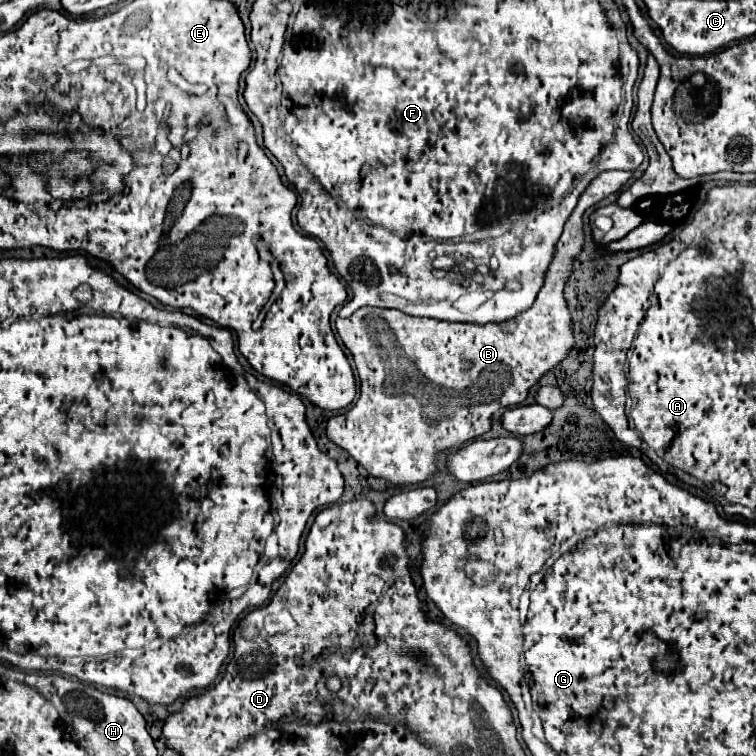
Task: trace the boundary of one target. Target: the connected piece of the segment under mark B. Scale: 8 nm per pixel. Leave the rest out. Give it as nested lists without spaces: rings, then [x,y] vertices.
[[[604,172],[588,184],[586,192],[580,194],[572,216],[564,224],[560,240],[556,242],[556,254],[552,256],[552,264],[548,266],[538,298],[532,308],[508,322],[476,326],[404,316],[404,312],[392,312],[392,308],[358,308],[350,318],[338,318],[336,330],[346,348],[352,352],[360,376],[360,398],[348,412],[328,420],[328,438],[344,448],[372,476],[384,478],[396,486],[412,486],[436,470],[434,456],[438,450],[456,448],[466,440],[488,432],[494,412],[524,402],[528,388],[536,384],[544,372],[564,360],[566,352],[574,346],[570,312],[562,290],[572,272],[572,258],[580,252],[584,242],[582,214],[586,208],[620,190],[630,176],[632,172]]]

